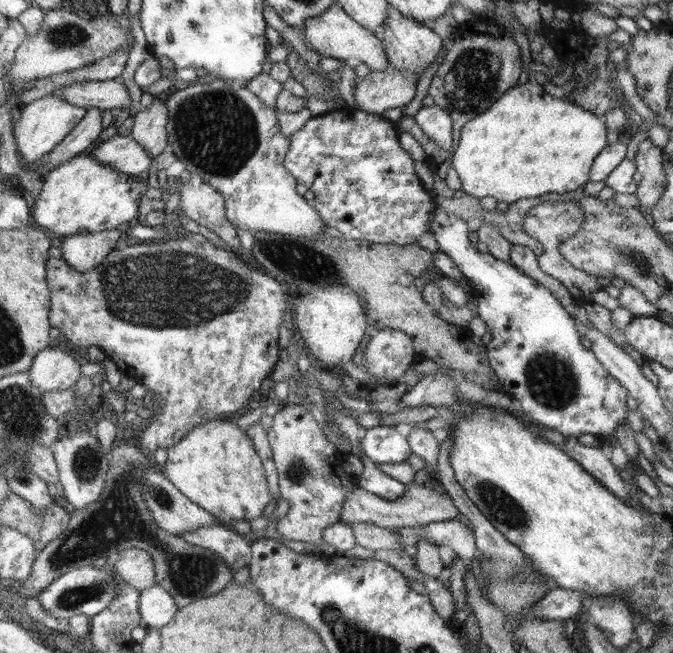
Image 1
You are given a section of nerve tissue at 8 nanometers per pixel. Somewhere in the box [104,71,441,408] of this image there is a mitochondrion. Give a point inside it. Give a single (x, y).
(217, 131)

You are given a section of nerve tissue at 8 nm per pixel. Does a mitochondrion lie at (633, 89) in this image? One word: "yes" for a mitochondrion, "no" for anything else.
no

